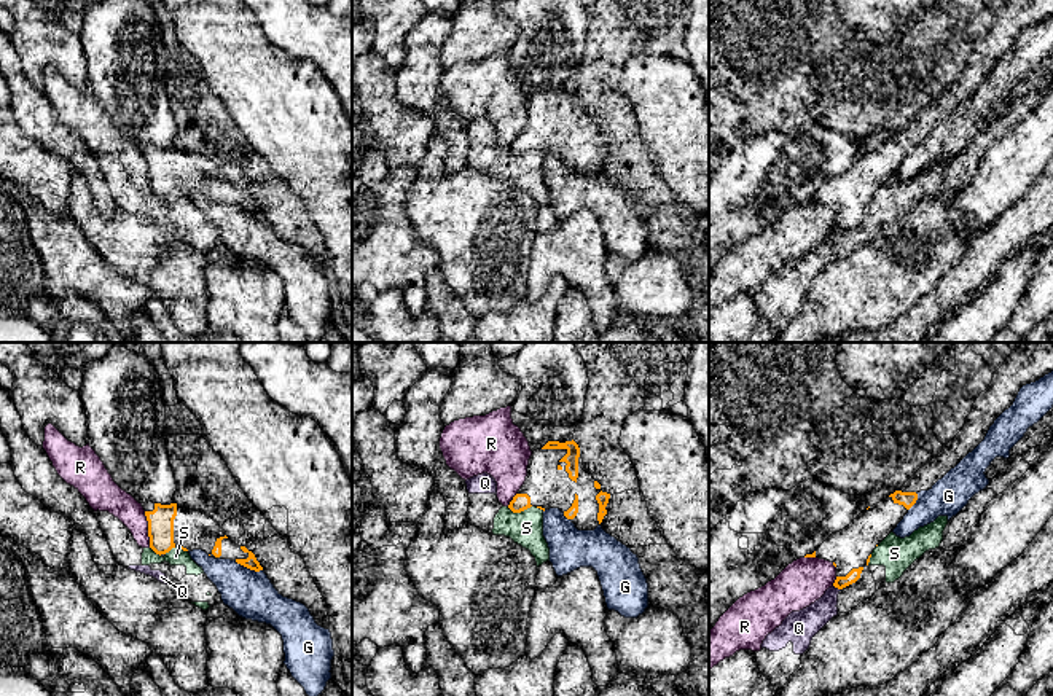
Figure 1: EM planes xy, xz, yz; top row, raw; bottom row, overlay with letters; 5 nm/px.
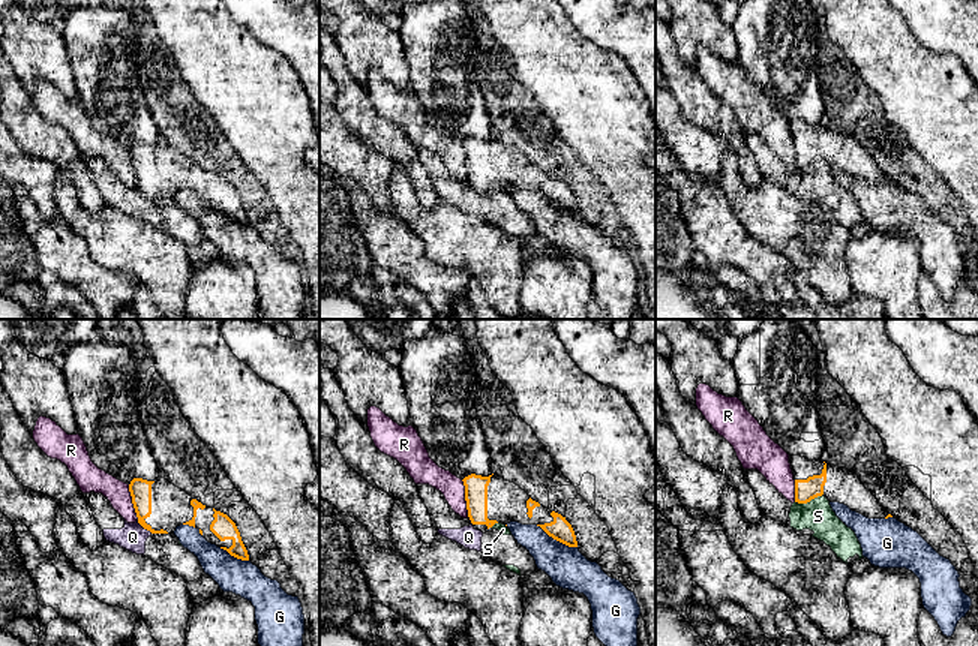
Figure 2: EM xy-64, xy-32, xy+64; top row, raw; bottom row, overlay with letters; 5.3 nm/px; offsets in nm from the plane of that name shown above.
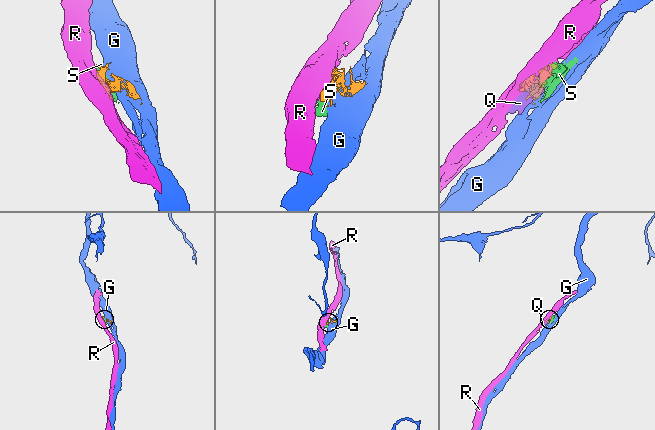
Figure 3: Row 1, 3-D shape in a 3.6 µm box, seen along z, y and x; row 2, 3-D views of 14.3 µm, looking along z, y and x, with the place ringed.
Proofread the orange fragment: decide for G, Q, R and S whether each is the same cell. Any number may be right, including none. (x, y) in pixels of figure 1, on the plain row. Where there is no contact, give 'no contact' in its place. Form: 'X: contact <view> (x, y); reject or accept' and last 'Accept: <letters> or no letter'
G: contact xy (249, 211); reject
Q: contact yz (837, 230); reject
R: contact xy (148, 172); reject
S: contact xz (518, 155); reject
Accept: no letter

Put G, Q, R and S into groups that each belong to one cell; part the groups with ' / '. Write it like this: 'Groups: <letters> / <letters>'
Groups: G / Q S / R

